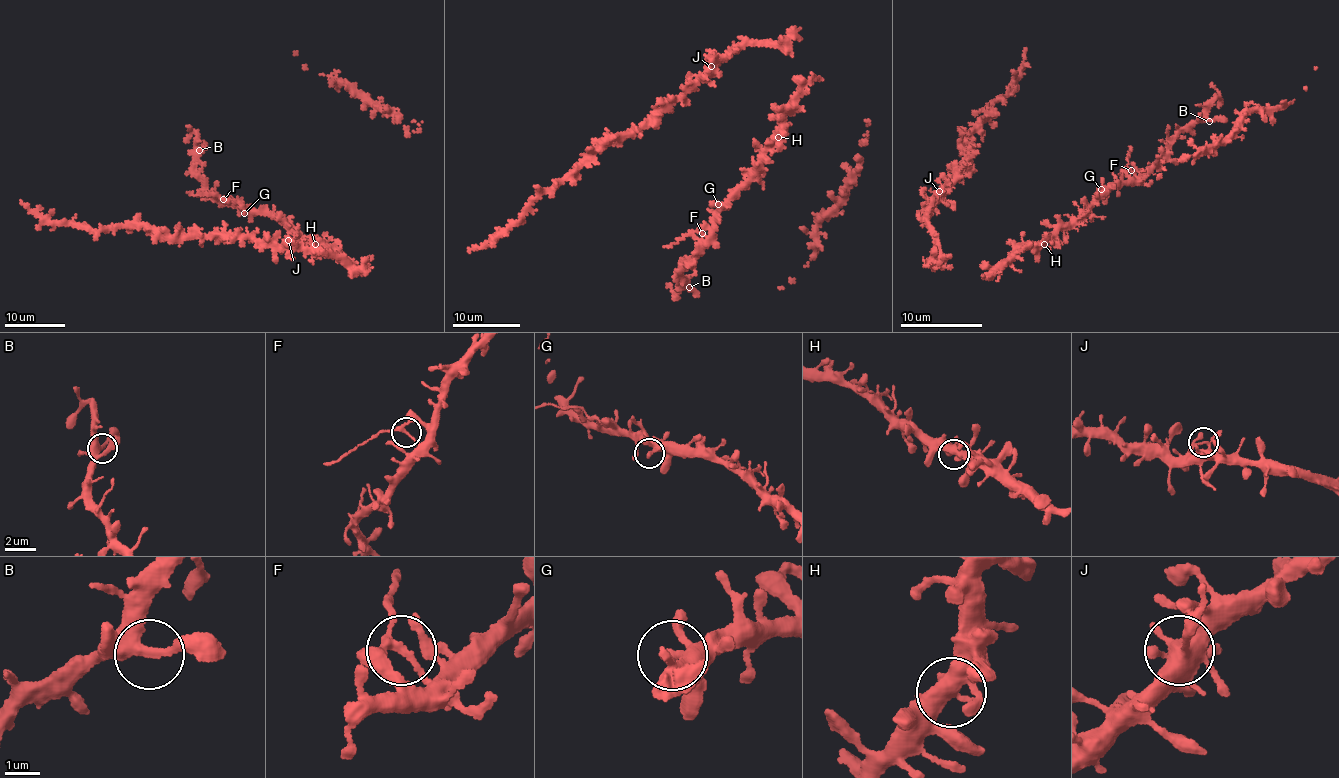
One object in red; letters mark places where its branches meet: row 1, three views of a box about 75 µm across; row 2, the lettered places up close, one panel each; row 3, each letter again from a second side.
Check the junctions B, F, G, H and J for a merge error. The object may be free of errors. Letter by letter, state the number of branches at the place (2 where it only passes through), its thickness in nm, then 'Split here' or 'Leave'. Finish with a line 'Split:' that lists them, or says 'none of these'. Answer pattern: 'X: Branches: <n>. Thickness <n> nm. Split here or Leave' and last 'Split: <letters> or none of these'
B: Branches: 3. Thickness 320 nm. Leave
F: Branches: 3. Thickness 190 nm. Split here
G: Branches: 2. Thickness 280 nm. Leave
H: Branches: 4. Thickness 400 nm. Leave
J: Branches: 3. Thickness 190 nm. Leave
Split: F

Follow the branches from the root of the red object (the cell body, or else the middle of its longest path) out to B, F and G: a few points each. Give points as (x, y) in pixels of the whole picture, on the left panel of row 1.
B: (318, 242), (297, 234), (272, 216), (221, 200), (204, 186), (193, 167), (199, 150)
F: (318, 242), (297, 234), (272, 216), (250, 211), (223, 198)
G: (318, 242), (297, 234), (269, 215), (250, 211), (244, 213)

